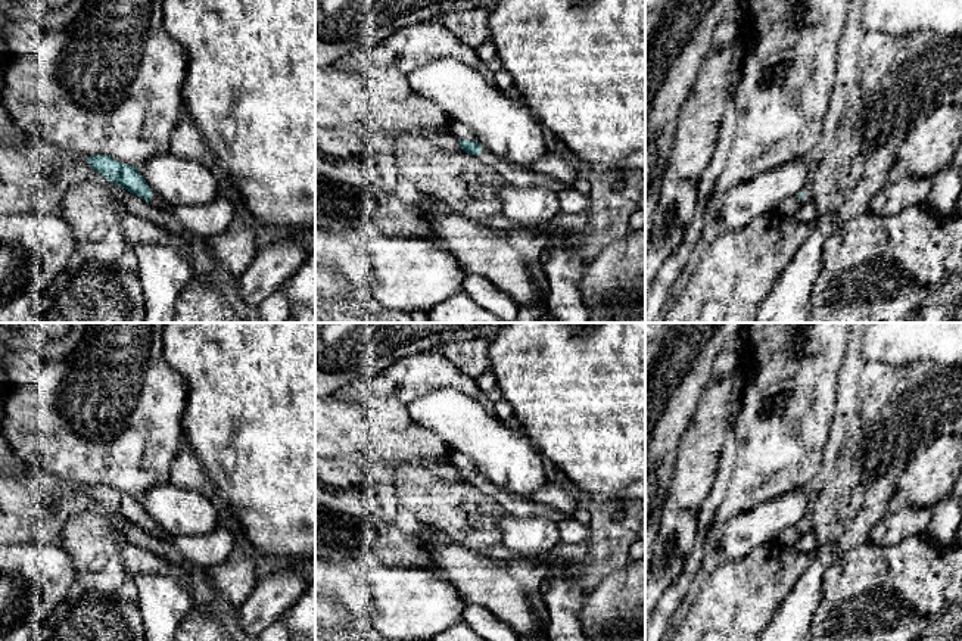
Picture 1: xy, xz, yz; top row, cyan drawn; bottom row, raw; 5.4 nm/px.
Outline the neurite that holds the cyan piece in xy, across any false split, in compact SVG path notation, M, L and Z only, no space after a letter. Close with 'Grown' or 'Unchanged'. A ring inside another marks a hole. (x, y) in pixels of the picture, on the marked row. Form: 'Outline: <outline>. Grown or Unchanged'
Outline: M106 155L90 156L87 158L87 162L110 183L124 187L155 206L168 206L168 203L147 186L146 180L140 175L138 168L118 162Z. Grown

